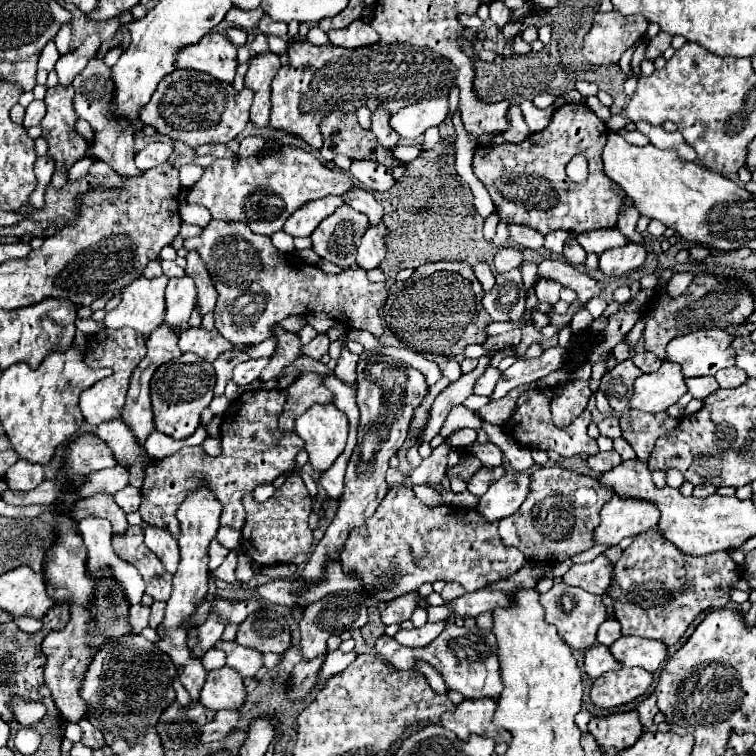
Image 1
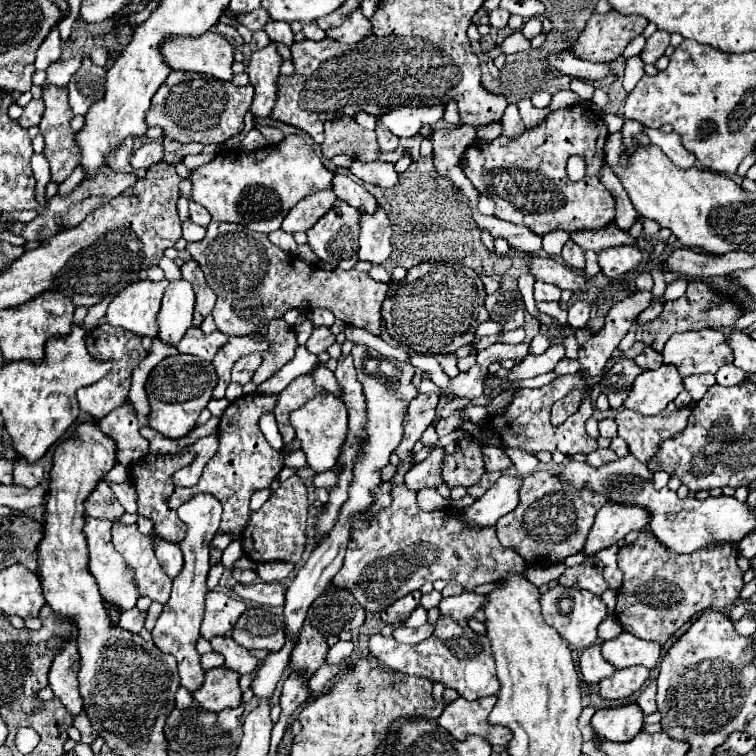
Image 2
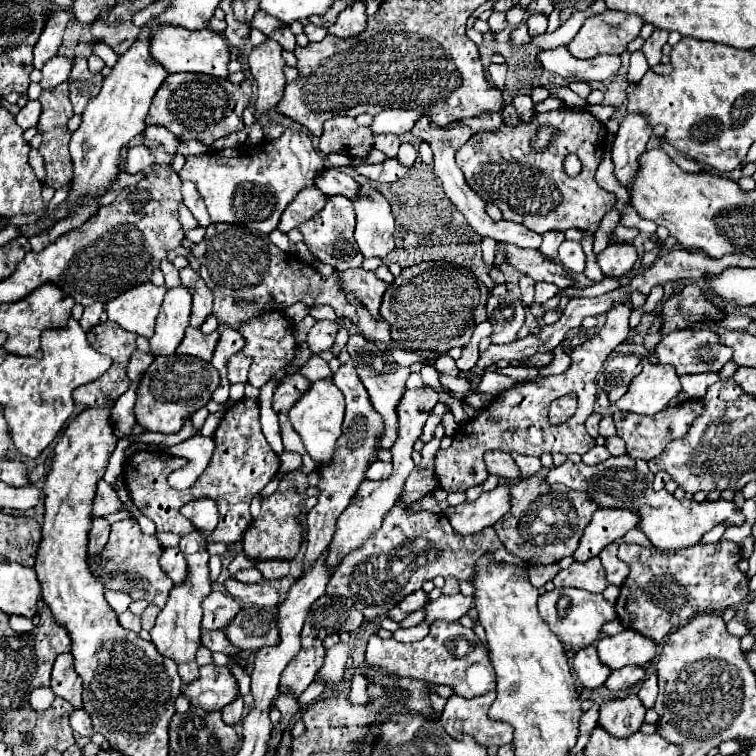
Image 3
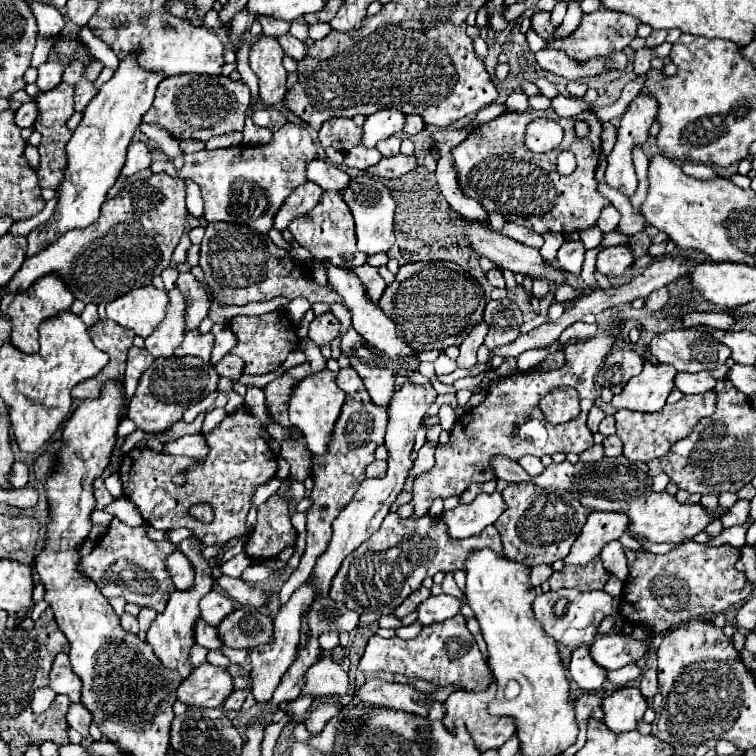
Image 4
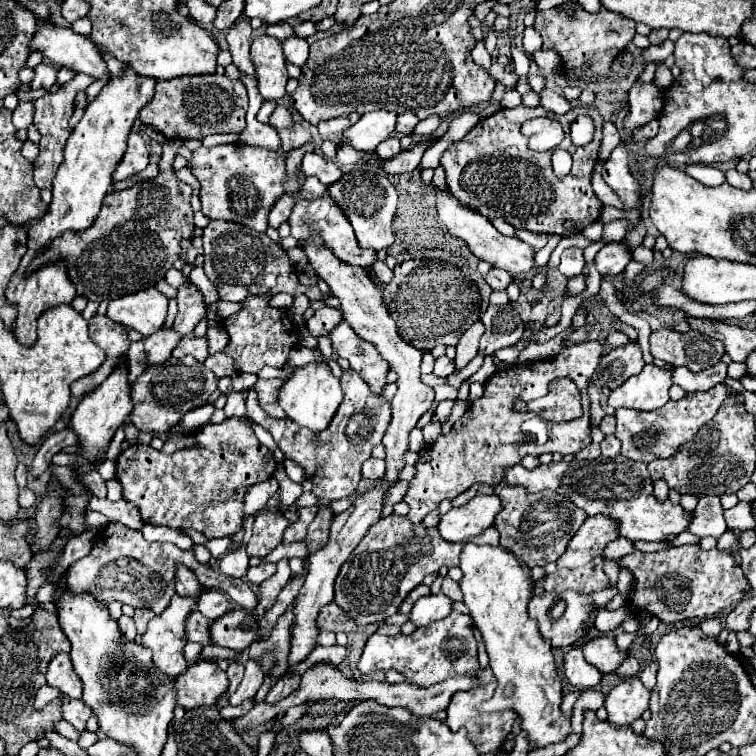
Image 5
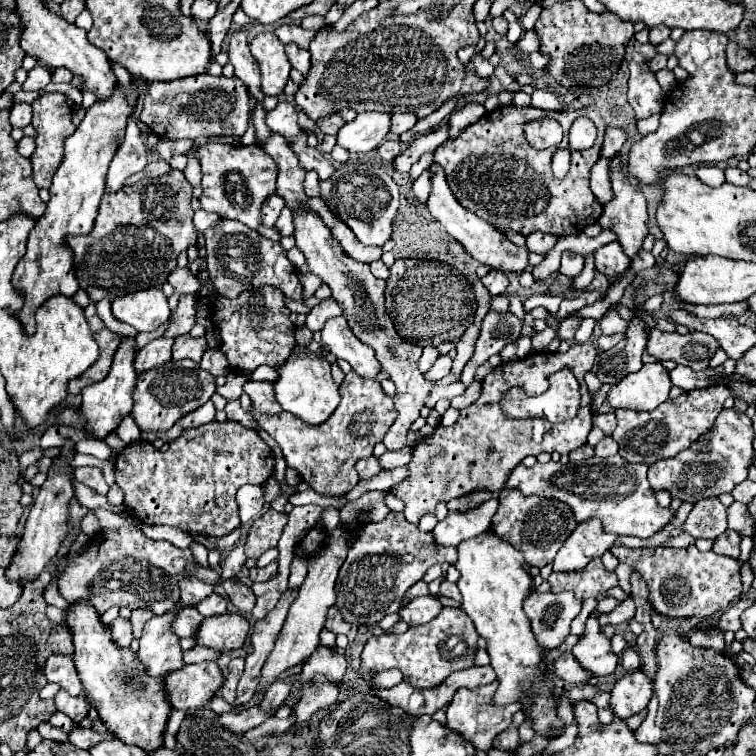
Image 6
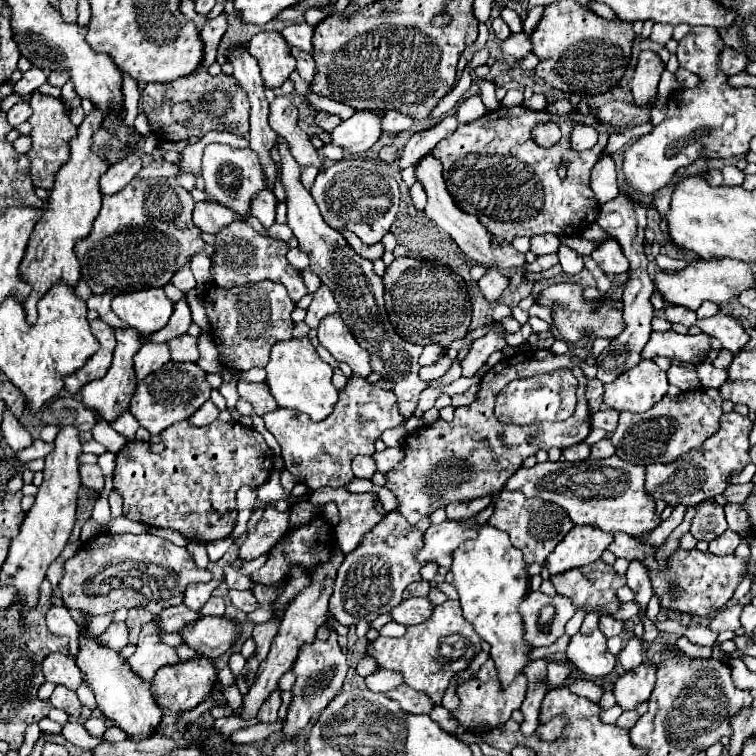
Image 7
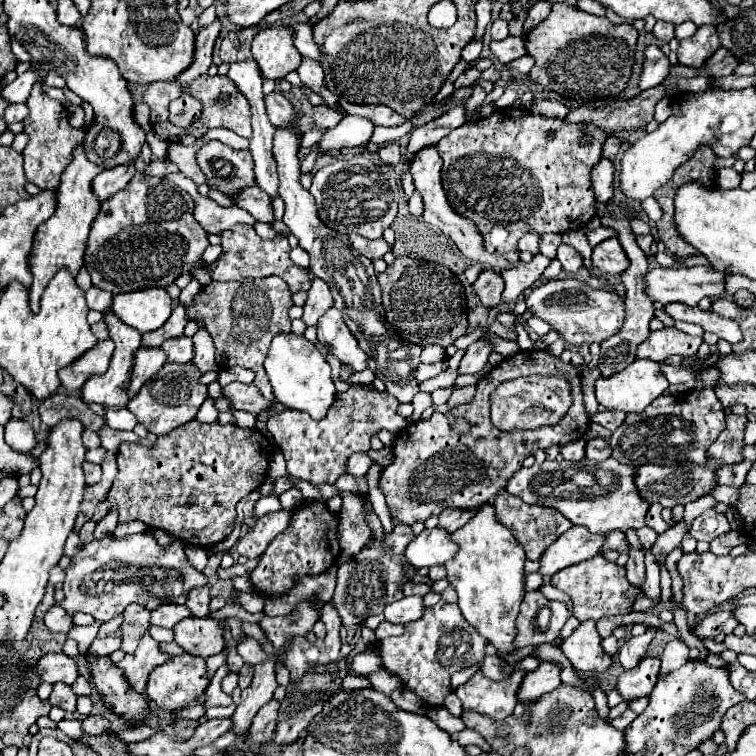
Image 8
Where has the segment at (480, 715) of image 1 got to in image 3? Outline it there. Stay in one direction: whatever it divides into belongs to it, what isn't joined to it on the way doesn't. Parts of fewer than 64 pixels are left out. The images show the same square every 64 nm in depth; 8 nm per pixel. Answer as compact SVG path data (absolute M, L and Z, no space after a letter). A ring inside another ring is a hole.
M490 690L490 694L478 696L478 698L462 698L458 694L452 694L444 706L444 712L440 716L440 724L452 738L460 738L460 730L454 728L456 720L462 720L462 732L470 734L478 744L482 746L504 746L512 742L512 726L506 726L506 722L496 722L488 718L488 708L494 702L496 692Z

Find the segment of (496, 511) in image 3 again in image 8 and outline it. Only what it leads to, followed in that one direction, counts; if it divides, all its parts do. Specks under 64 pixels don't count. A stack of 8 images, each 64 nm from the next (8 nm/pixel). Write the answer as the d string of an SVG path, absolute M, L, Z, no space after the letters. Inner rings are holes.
M432 528L416 536L404 550L404 556L414 568L430 568L434 564L444 564L456 552L458 546L450 540L450 534L442 528Z

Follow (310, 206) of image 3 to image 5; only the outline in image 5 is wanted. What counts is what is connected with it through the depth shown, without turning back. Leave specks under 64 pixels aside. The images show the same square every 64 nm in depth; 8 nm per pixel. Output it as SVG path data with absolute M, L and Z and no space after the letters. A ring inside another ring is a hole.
M306 178L300 194L306 198L306 200L314 200L314 198L320 198L322 194L326 192L326 186L322 186L322 182L318 182L316 178ZM282 194L282 198L278 198L278 202L274 202L274 206L270 208L270 214L268 214L268 226L278 228L282 222L286 222L288 216L290 216L292 206L294 206L294 198L288 196L288 194Z

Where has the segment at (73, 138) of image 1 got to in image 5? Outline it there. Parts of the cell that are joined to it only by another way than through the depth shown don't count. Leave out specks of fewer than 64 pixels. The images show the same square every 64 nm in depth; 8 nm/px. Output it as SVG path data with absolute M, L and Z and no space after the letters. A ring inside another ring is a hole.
M76 74L69 82L60 86L58 92L54 94L46 94L38 100L34 100L34 126L38 128L38 132L42 134L40 140L40 154L34 160L34 184L40 188L52 188L52 180L56 176L56 170L64 158L64 144L68 140L68 136L72 134L72 128L68 124L72 112L74 112L74 96L78 92L85 91L88 84L92 84L94 80L88 78L86 74Z

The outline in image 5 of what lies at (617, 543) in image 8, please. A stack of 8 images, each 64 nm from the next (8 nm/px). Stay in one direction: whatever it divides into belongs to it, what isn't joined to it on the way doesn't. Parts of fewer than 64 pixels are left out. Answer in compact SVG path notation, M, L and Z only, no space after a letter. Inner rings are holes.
M698 544L668 548L662 552L632 550L620 558L620 564L634 574L634 590L630 596L632 610L648 610L666 624L688 618L710 618L738 604L750 590L742 568L728 552L718 548L702 550Z

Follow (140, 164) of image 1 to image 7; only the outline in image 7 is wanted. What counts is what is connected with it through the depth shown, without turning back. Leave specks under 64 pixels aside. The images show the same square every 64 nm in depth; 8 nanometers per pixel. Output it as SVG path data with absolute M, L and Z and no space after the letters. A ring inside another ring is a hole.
M124 76L124 86L122 86L122 92L124 92L124 102L126 102L126 124L132 126L134 124L134 118L138 114L138 100L140 100L140 92L138 92L138 84L134 78L130 76ZM136 154L126 156L122 162L116 162L108 168L106 174L100 176L100 192L102 194L116 194L120 192L138 172L140 172L140 158Z

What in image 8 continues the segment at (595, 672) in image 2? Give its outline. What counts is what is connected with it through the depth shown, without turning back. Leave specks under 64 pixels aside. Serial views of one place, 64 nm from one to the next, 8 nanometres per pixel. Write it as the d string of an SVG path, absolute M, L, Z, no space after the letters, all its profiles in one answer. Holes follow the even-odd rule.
M542 662L534 672L526 672L522 686L518 688L518 706L514 708L516 716L522 716L526 702L538 700L542 694L552 692L560 684L560 666L552 662Z

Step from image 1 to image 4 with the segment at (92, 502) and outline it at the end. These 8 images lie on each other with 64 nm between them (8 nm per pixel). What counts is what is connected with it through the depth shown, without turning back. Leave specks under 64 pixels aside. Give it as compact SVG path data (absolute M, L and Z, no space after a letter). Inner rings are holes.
M96 478L96 510L102 510L106 504L110 504L114 498L108 494L108 490L104 488L104 480Z

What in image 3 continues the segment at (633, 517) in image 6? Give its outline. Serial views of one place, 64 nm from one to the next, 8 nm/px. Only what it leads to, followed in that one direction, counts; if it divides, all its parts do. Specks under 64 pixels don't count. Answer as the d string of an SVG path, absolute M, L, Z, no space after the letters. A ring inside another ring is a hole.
M492 450L492 452L486 454L484 460L486 460L486 466L488 466L488 472L494 474L494 476L500 476L504 480L518 480L518 478L522 478L520 468L516 466L516 462L512 460L510 454ZM630 456L608 458L596 466L588 466L584 462L572 464L566 460L562 466L550 468L546 474L546 484L564 484L572 490L582 490L590 496L594 504L600 508L626 508L634 510L640 516L638 530L642 530L650 542L662 550L678 550L684 546L694 546L700 542L702 534L712 530L720 522L728 522L730 526L744 524L744 514L736 512L734 502L716 500L716 502L696 502L696 500L676 500L670 492L652 490L652 472L646 462L634 460Z

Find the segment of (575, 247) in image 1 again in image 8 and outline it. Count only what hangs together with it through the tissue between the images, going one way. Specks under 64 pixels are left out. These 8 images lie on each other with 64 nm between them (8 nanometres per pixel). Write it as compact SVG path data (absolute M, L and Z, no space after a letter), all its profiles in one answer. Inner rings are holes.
M560 244L558 248L558 256L556 256L562 264L564 270L568 272L578 272L582 268L582 256L572 248L572 246L566 246L566 244Z

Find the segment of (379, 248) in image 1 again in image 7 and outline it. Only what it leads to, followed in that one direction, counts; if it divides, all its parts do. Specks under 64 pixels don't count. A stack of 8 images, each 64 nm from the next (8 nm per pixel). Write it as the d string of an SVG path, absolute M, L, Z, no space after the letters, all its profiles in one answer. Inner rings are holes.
M344 158L326 170L320 170L310 192L328 226L334 230L352 230L364 244L382 240L396 218L400 200L398 182L390 174L390 166L370 158Z

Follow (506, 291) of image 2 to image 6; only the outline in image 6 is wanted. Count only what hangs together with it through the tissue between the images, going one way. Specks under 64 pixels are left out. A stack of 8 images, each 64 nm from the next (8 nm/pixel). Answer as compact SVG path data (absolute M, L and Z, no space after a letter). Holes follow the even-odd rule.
M490 310L482 322L482 330L476 340L474 354L462 370L462 382L470 386L474 380L476 368L482 366L492 354L498 354L508 342L516 340L520 334L520 328L522 328L522 320L518 320L512 312L498 314Z

